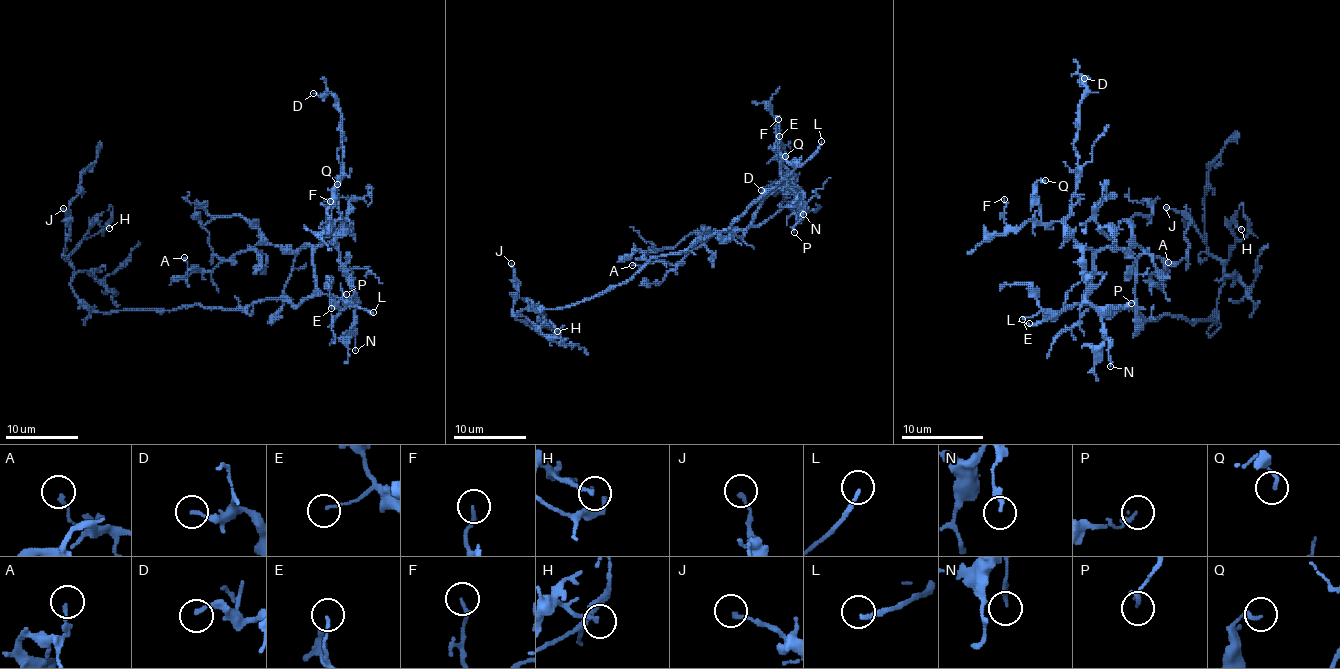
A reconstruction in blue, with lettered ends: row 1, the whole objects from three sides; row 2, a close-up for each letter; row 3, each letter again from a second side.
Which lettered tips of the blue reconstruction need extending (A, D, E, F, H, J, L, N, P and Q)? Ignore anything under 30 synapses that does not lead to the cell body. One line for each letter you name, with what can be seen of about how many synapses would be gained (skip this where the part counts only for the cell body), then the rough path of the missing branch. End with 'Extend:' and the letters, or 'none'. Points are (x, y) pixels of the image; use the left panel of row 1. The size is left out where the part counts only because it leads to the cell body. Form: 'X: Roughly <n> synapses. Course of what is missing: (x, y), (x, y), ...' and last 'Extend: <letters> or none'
Extend: L

